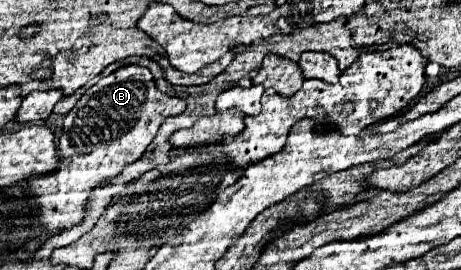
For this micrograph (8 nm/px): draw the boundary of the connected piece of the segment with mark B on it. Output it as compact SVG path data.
M122 66L88 88L64 116L58 150L66 166L30 180L30 194L38 196L36 206L40 208L42 230L50 234L78 226L86 216L90 192L116 178L124 166L140 160L160 124L170 116L182 114L184 108L186 100L162 94L154 86L150 70L142 66Z

